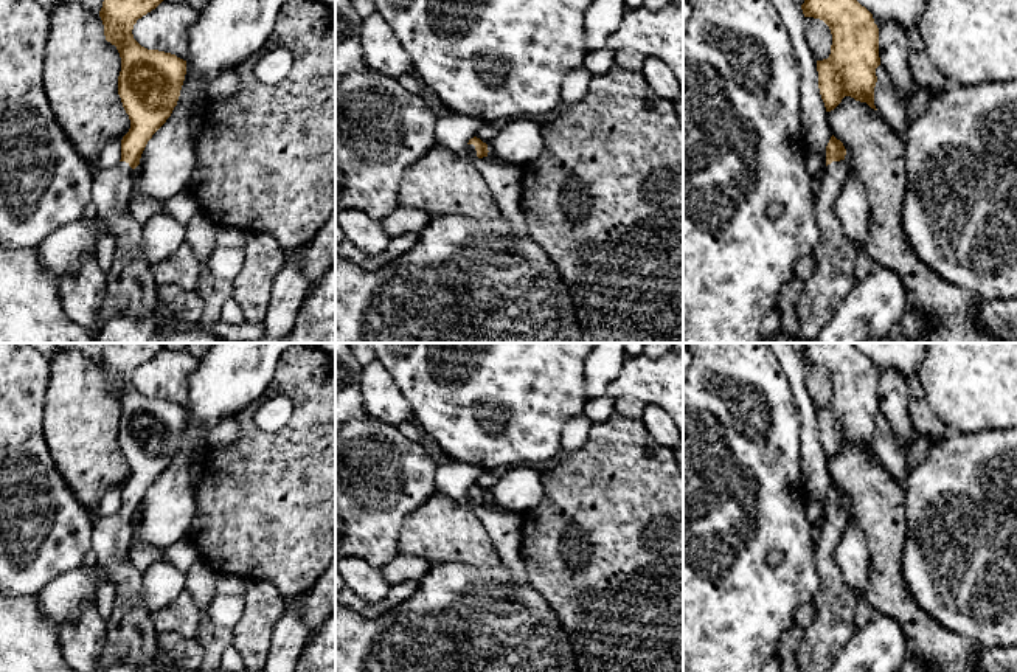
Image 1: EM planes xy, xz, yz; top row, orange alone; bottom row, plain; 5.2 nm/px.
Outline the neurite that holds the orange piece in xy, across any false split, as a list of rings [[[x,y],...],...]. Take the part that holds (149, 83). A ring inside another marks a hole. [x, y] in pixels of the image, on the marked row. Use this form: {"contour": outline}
{"contour": [[[104,0],[99,17],[106,40],[116,47],[121,57],[118,95],[130,120],[130,129],[121,140],[121,160],[109,169],[95,169],[90,202],[96,206],[98,219],[106,225],[107,234],[115,241],[113,262],[106,275],[106,296],[99,309],[96,326],[118,315],[160,317],[158,286],[151,272],[152,264],[141,250],[141,225],[130,214],[130,194],[134,191],[134,169],[152,135],[166,123],[177,106],[186,74],[186,61],[175,54],[148,50],[132,34],[138,19],[155,9],[163,0]]]}

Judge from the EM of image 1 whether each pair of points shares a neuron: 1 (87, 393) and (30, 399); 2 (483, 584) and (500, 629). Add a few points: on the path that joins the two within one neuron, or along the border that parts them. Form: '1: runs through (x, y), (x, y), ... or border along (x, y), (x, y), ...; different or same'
1: border along (50, 362), (42, 433); different
2: runs through (483, 595), (483, 612), (489, 618); same

